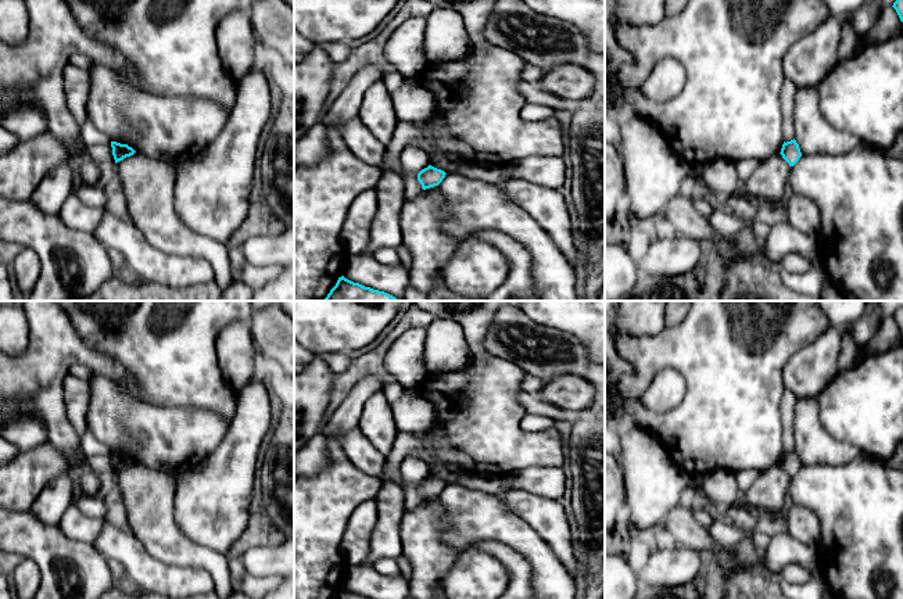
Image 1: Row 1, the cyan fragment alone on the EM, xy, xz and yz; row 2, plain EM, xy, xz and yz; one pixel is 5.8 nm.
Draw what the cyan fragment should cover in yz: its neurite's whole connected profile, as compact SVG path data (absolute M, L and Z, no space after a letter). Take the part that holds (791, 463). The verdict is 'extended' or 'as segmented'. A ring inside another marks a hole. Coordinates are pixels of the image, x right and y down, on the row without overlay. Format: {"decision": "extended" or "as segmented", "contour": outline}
{"decision": "as segmented", "contour": "M791 451L791 452L784 452L781 463L782 469L789 474L789 477L793 477L799 469L802 467L799 455L796 453L796 451Z"}

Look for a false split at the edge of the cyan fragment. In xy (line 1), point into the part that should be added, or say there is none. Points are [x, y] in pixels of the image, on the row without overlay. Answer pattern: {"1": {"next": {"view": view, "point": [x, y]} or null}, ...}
{"1": {"next": null}}

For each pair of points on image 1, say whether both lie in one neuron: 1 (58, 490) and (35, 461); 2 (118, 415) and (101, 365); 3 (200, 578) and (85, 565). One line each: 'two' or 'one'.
1: two
2: two
3: two

